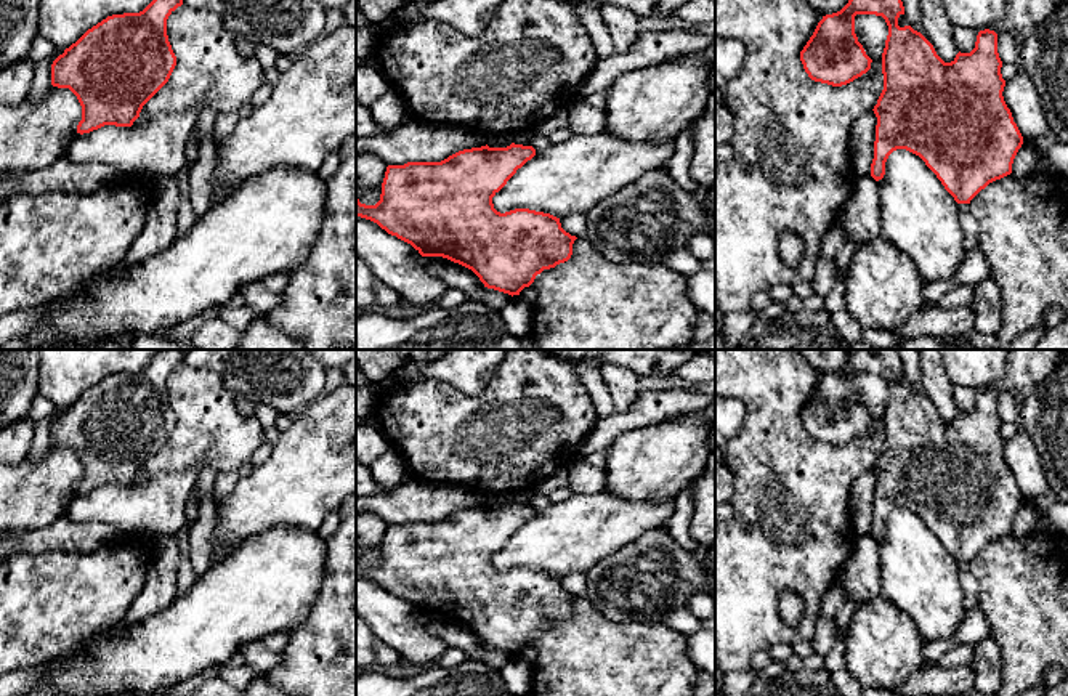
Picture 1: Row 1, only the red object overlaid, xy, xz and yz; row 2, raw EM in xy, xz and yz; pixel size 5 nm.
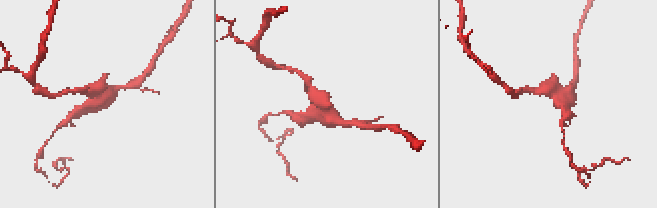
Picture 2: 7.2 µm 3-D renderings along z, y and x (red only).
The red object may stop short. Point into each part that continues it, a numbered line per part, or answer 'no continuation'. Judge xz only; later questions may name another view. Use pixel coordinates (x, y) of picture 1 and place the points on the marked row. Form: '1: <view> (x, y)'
no continuation

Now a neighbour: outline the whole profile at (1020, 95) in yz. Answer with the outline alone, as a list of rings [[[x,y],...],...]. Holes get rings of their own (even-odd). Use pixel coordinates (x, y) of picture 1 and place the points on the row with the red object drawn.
[[[1020,69],[1012,80],[1005,80],[1002,96],[1023,140],[1036,140],[1049,133],[1041,96],[1025,71]]]

